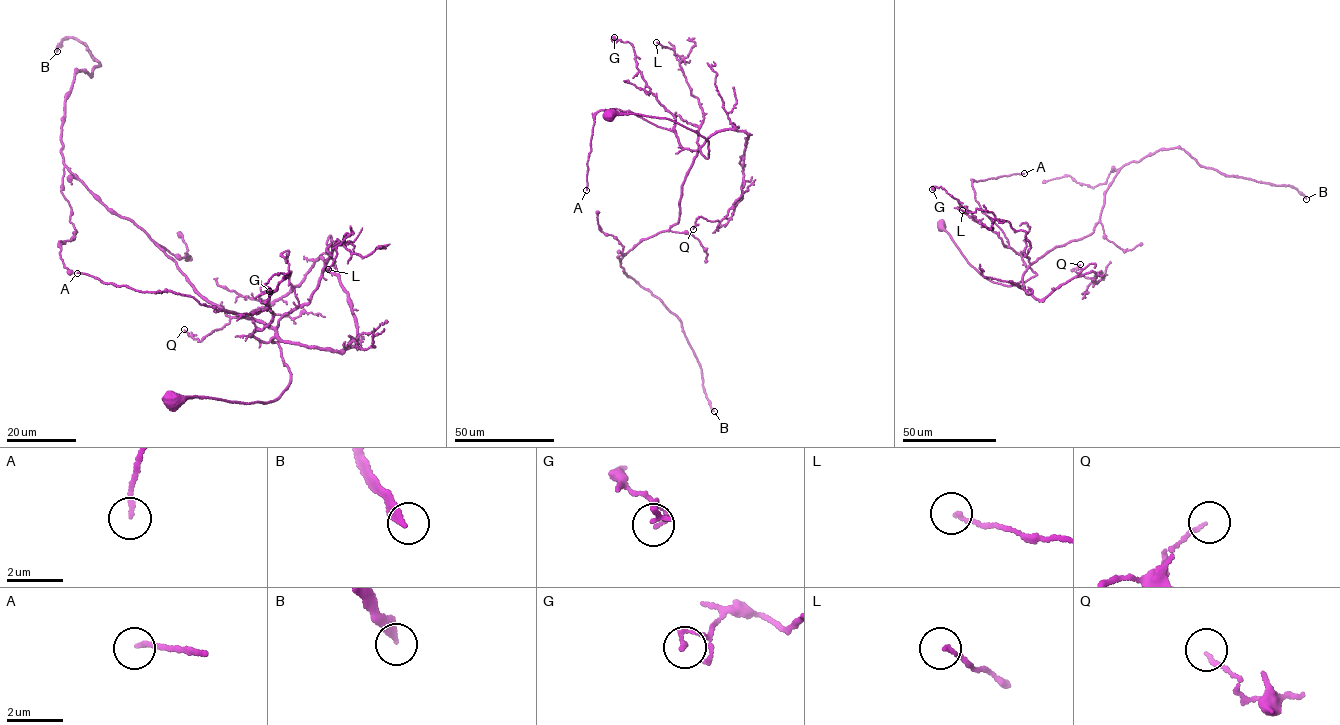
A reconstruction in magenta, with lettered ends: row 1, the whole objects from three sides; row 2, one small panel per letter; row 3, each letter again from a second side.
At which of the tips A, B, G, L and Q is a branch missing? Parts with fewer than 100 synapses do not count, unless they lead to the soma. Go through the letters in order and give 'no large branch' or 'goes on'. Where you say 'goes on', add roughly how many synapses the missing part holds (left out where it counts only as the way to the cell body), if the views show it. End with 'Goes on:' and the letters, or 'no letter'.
A: no large branch
B: goes on; 150 synapses
G: no large branch
L: no large branch
Q: no large branch
Goes on: B

